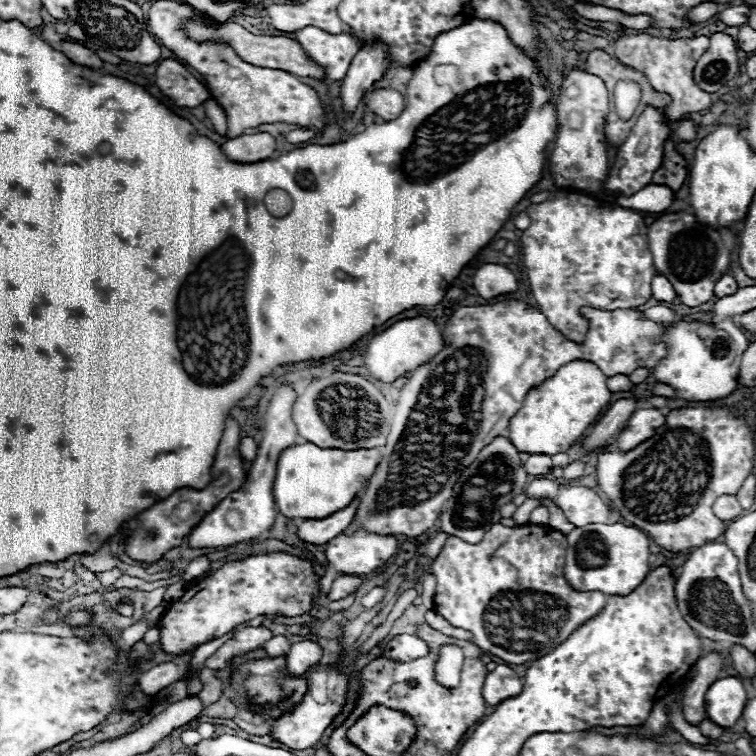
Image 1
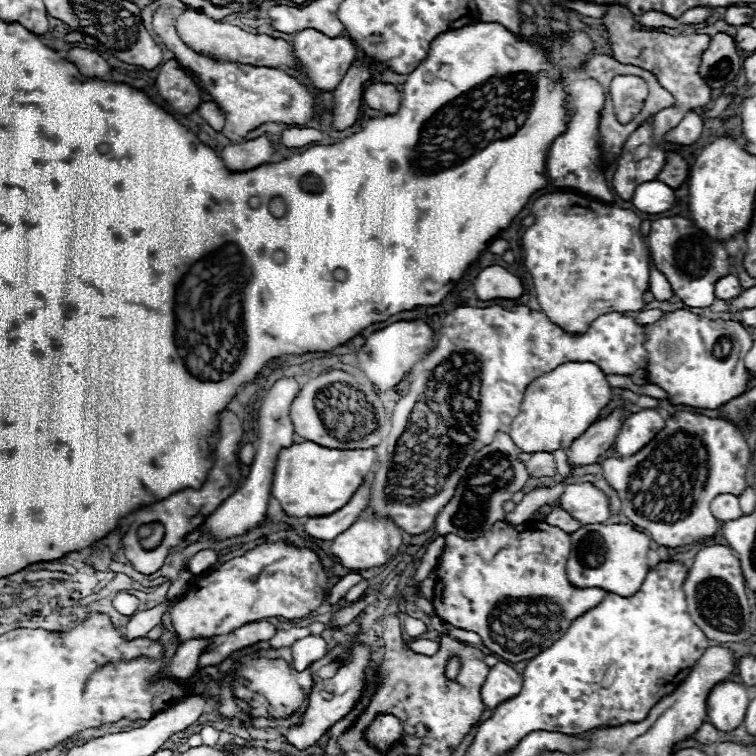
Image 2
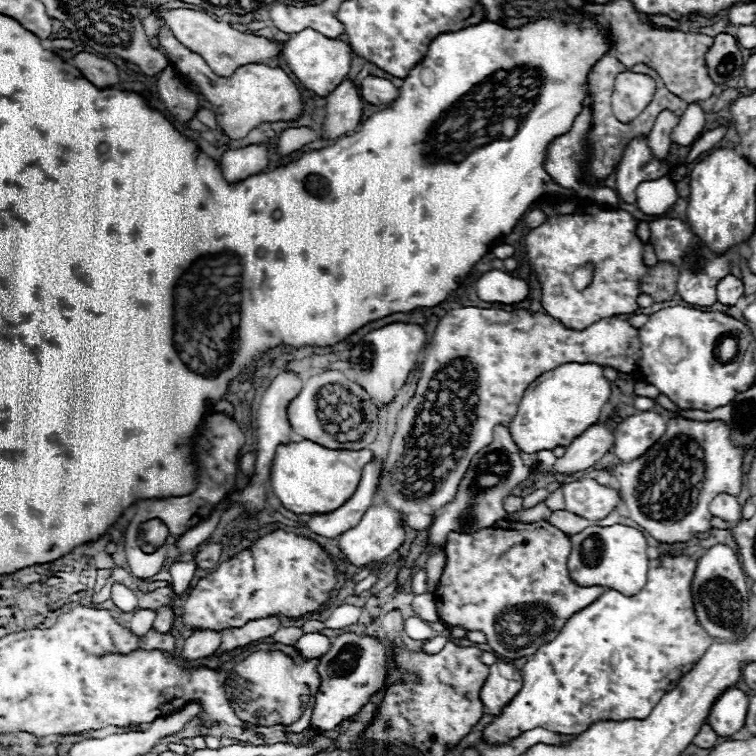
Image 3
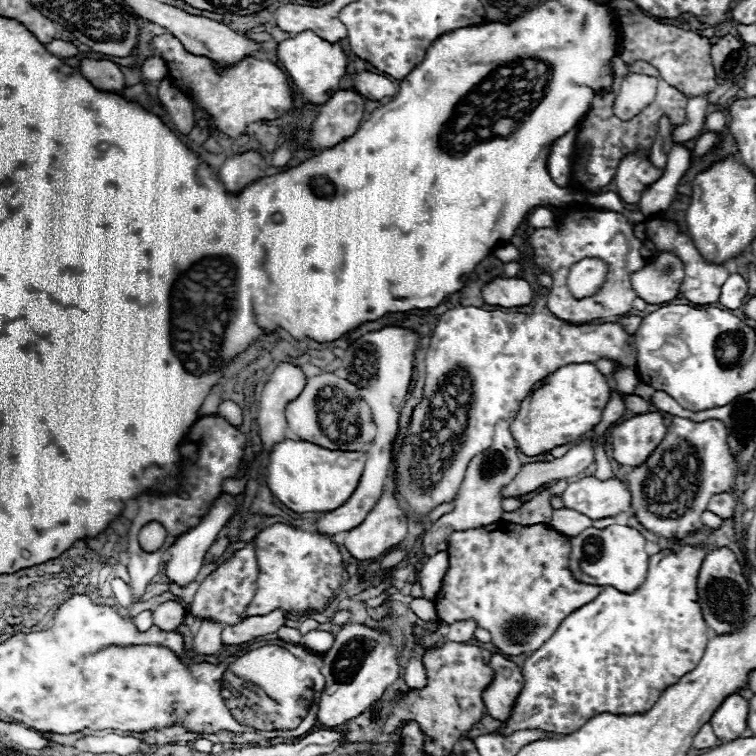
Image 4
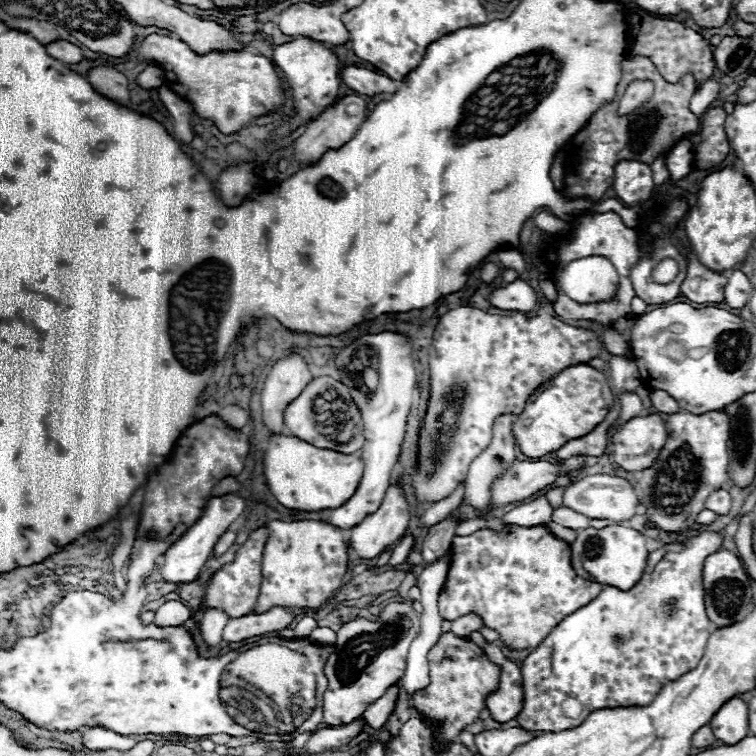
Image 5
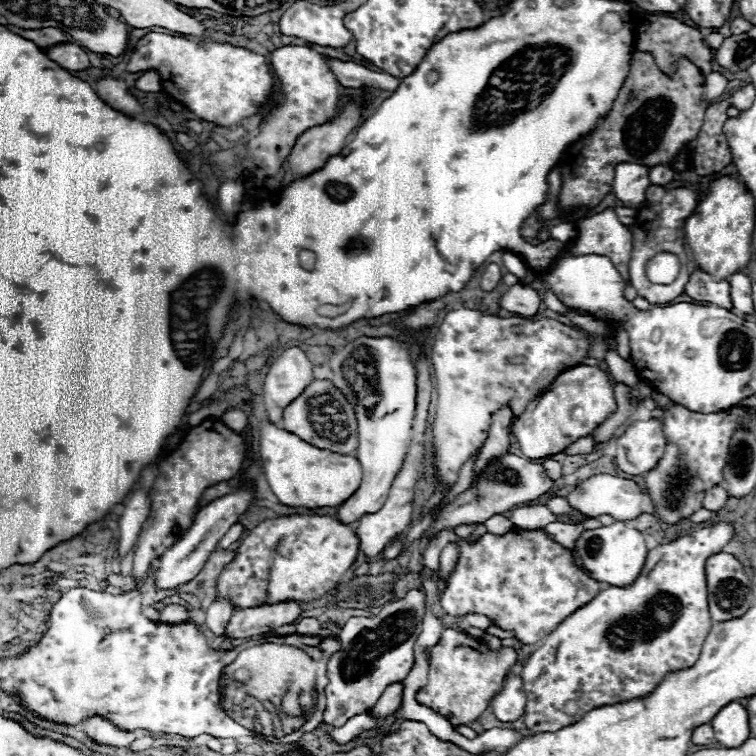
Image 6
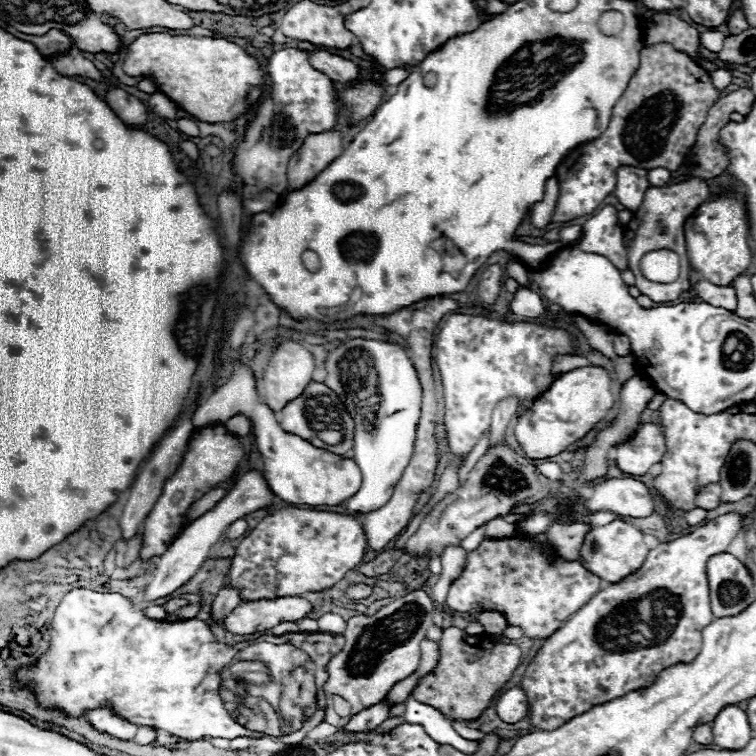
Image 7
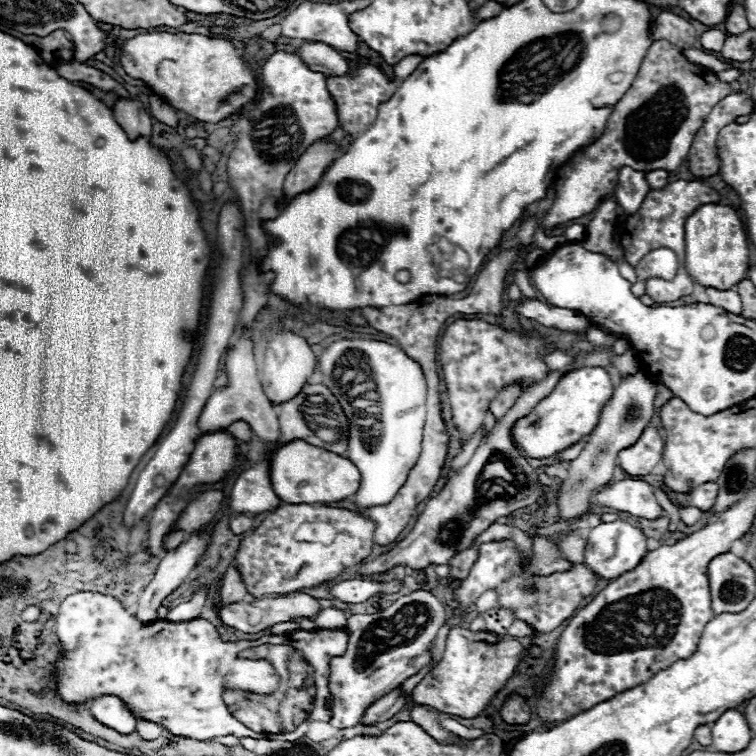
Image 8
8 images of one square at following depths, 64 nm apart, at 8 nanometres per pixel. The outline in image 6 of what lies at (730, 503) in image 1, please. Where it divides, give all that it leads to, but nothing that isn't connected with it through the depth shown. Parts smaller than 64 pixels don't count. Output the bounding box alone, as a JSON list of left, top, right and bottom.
[702,486,728,512]

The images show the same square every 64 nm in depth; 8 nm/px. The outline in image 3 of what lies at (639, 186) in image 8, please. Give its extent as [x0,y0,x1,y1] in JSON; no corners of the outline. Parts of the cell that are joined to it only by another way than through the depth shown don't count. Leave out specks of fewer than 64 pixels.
[616,138,668,204]

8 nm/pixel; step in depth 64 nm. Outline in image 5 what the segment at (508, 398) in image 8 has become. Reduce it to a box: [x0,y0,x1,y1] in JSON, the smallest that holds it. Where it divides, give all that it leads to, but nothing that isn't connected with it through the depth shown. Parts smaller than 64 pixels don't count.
[464,414,516,508]

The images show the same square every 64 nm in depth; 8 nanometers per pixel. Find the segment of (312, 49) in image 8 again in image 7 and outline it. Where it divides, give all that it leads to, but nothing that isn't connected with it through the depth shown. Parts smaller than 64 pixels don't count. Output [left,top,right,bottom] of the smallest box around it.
[308,50,364,82]

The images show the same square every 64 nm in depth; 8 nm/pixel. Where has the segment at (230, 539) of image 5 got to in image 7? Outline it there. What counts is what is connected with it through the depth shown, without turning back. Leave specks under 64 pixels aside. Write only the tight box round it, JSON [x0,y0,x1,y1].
[226,518,248,538]

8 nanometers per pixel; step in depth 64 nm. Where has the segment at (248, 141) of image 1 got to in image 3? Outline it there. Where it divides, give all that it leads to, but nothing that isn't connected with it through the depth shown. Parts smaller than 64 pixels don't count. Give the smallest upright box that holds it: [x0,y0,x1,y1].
[222,146,268,184]

